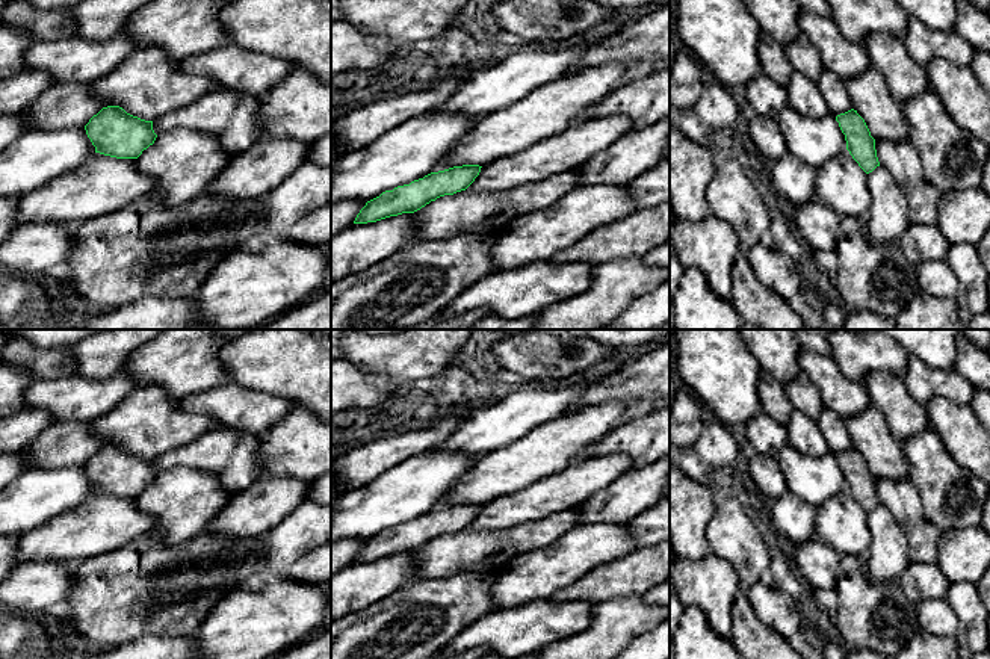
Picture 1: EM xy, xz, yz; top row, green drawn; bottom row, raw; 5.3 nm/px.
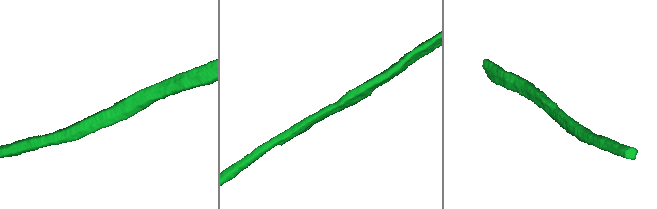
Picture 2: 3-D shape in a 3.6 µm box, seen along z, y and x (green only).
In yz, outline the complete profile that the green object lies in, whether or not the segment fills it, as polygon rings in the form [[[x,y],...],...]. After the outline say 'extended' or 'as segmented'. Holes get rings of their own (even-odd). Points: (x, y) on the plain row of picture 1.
[[[854,447],[837,453],[836,459],[845,473],[846,488],[816,508],[816,537],[840,555],[868,558],[868,512],[880,505],[875,478]]]; extended

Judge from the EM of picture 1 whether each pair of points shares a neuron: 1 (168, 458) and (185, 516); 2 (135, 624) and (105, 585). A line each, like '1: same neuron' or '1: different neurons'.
1: different neurons
2: same neuron

